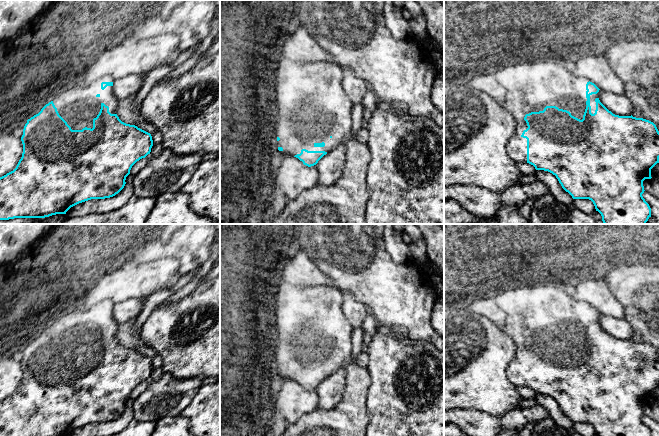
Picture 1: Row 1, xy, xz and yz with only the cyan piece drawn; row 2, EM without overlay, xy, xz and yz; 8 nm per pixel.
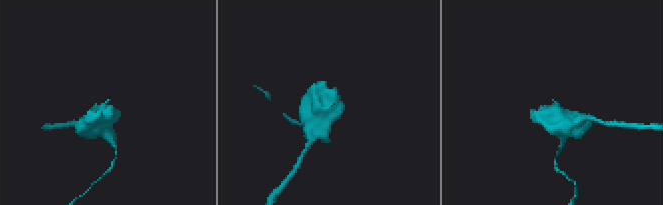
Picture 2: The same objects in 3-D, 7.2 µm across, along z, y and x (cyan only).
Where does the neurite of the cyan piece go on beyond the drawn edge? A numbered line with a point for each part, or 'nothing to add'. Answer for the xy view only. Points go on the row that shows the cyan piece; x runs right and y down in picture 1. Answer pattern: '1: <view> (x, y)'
1: xy (78, 106)

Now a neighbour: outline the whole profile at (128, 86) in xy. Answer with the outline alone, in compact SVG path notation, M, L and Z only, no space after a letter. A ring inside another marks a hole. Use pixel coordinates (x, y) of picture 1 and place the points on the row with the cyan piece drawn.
M131 74L122 78L115 79L112 86L114 95L119 101L133 97L144 84L141 74Z

